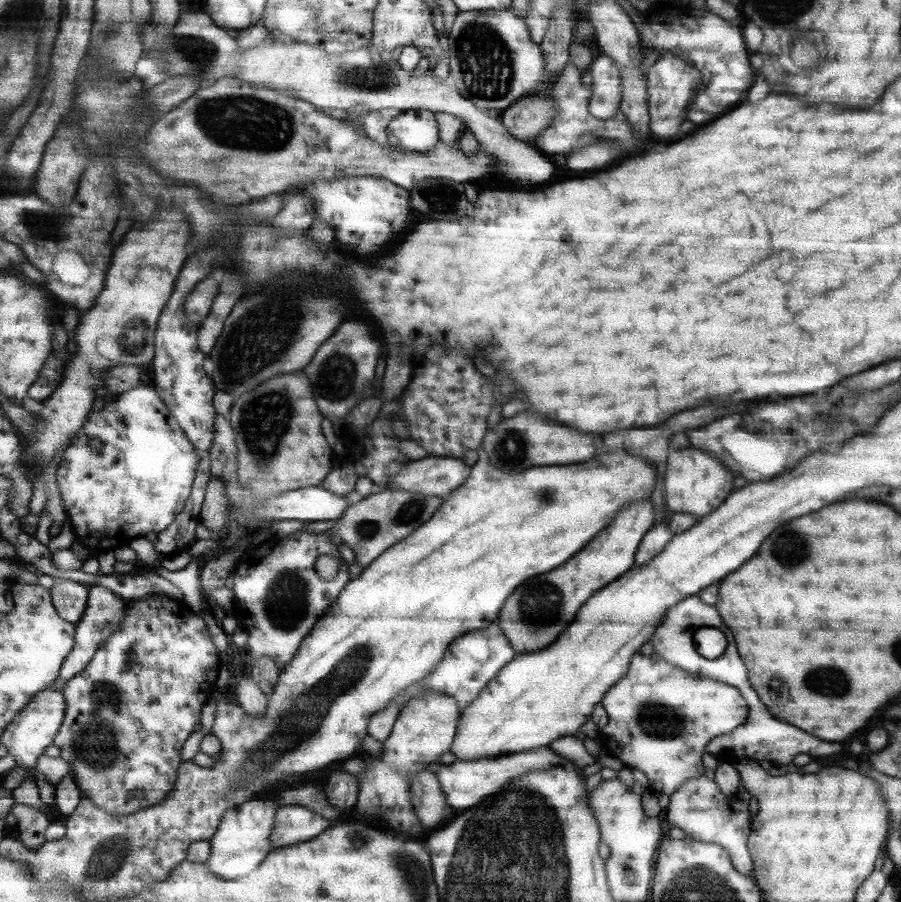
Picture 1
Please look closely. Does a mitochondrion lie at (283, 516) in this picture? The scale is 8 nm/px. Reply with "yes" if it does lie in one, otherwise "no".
no

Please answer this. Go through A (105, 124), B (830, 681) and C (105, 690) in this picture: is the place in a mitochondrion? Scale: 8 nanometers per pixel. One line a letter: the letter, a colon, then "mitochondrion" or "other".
A: other
B: mitochondrion
C: mitochondrion

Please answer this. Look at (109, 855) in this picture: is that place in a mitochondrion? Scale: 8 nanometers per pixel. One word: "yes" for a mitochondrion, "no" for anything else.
yes

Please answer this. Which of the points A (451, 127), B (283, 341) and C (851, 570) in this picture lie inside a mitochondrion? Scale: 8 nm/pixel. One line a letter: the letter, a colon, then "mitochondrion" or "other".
A: other
B: other
C: other

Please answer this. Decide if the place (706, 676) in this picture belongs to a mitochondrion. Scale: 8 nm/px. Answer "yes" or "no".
no

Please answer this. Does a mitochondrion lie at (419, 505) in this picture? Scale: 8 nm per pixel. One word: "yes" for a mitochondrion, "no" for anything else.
yes

